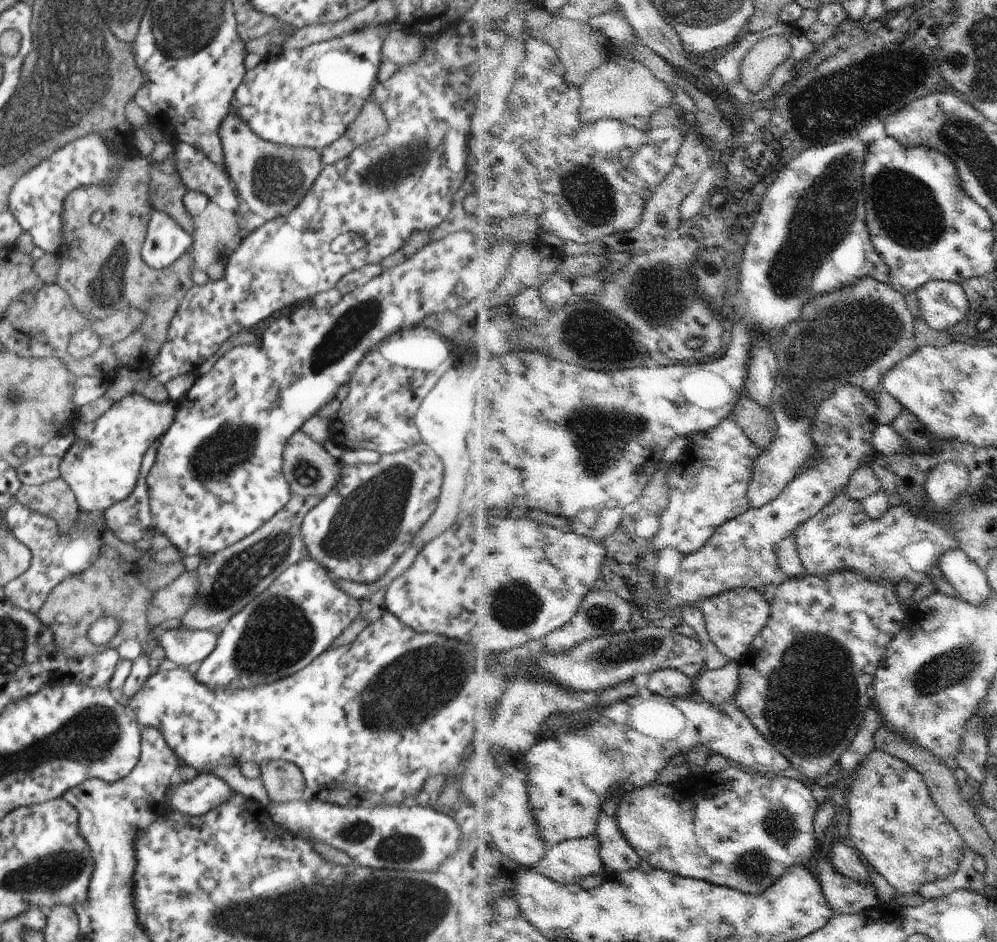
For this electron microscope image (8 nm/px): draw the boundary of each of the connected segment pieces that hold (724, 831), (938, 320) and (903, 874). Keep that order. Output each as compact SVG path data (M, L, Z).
M729 766L723 771L717 772L693 772L689 776L675 783L662 784L660 780L654 781L652 784L632 789L628 791L624 797L623 804L619 808L619 821L623 828L624 834L629 838L632 846L640 853L643 860L653 864L656 869L662 869L672 873L680 873L685 877L707 880L716 883L718 886L738 889L749 895L766 894L773 886L776 886L784 877L787 876L791 869L795 867L804 867L814 873L820 882L823 882L825 893L831 902L832 908L835 910L835 916L840 915L857 915L865 910L875 909L882 904L880 896L878 896L878 888L873 883L867 883L860 879L854 879L844 874L830 859L826 856L826 852L822 849L821 840L817 839L816 821L819 816L821 804L816 798L815 791L810 783L799 782L796 779L782 777L776 775L774 778L766 778L758 772L746 772L746 769L740 766Z
M932 281L921 287L917 293L921 308L918 316L937 331L956 326L968 314L970 300L961 283Z
M876 748L855 770L852 778L850 840L900 894L919 892L920 885L948 878L959 869L963 862L965 840L939 809L926 779L916 767L891 752Z

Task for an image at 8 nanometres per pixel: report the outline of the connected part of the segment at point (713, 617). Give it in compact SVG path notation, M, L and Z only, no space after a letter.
M745 586L698 603L697 606L705 614L712 640L731 661L741 662L751 652L756 637L766 628L768 621L772 618L772 602L769 595L764 587Z

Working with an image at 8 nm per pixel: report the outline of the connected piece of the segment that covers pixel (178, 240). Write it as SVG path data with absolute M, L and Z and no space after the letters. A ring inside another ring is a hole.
M151 208L141 257L153 269L165 269L185 251L191 250L192 236L171 216Z

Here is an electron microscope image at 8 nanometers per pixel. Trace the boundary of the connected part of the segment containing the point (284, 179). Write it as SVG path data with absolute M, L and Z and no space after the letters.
M232 106L220 123L219 137L223 146L224 168L235 184L239 200L265 221L288 215L294 210L324 167L321 153L317 150L271 143L260 138Z

